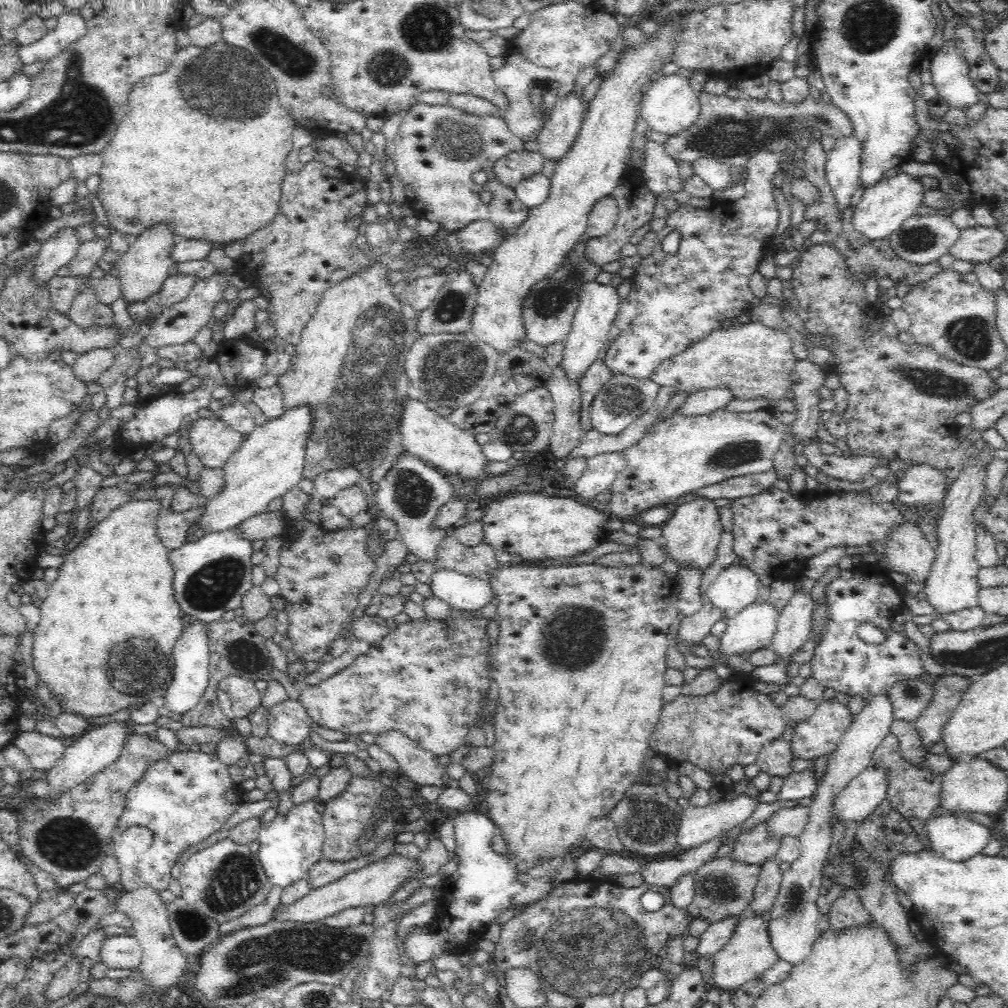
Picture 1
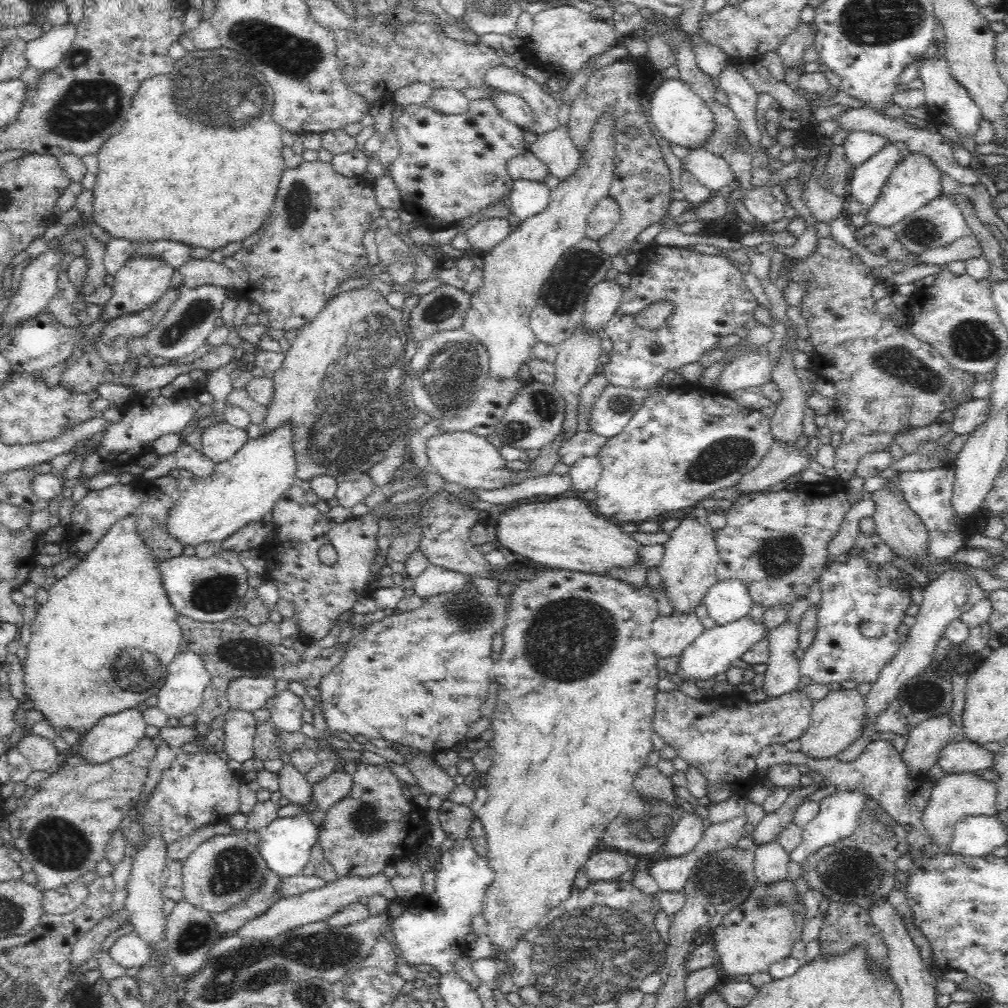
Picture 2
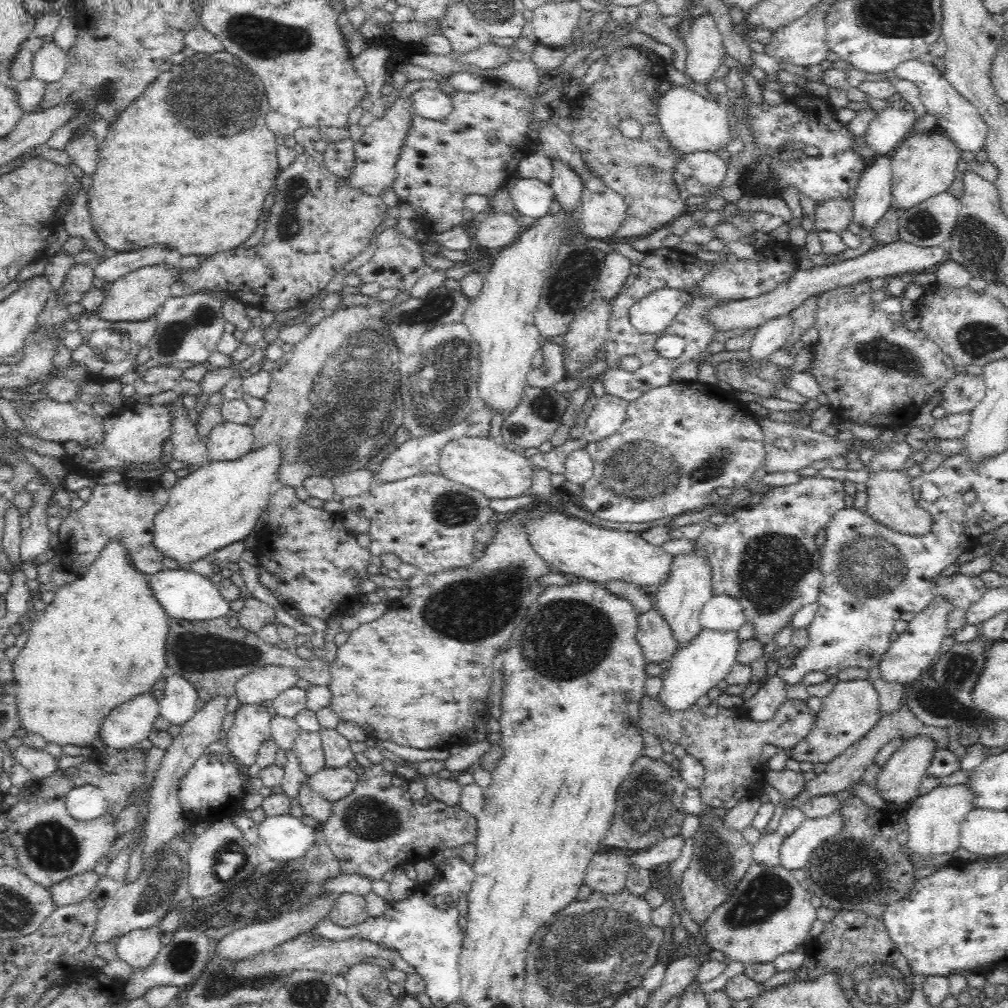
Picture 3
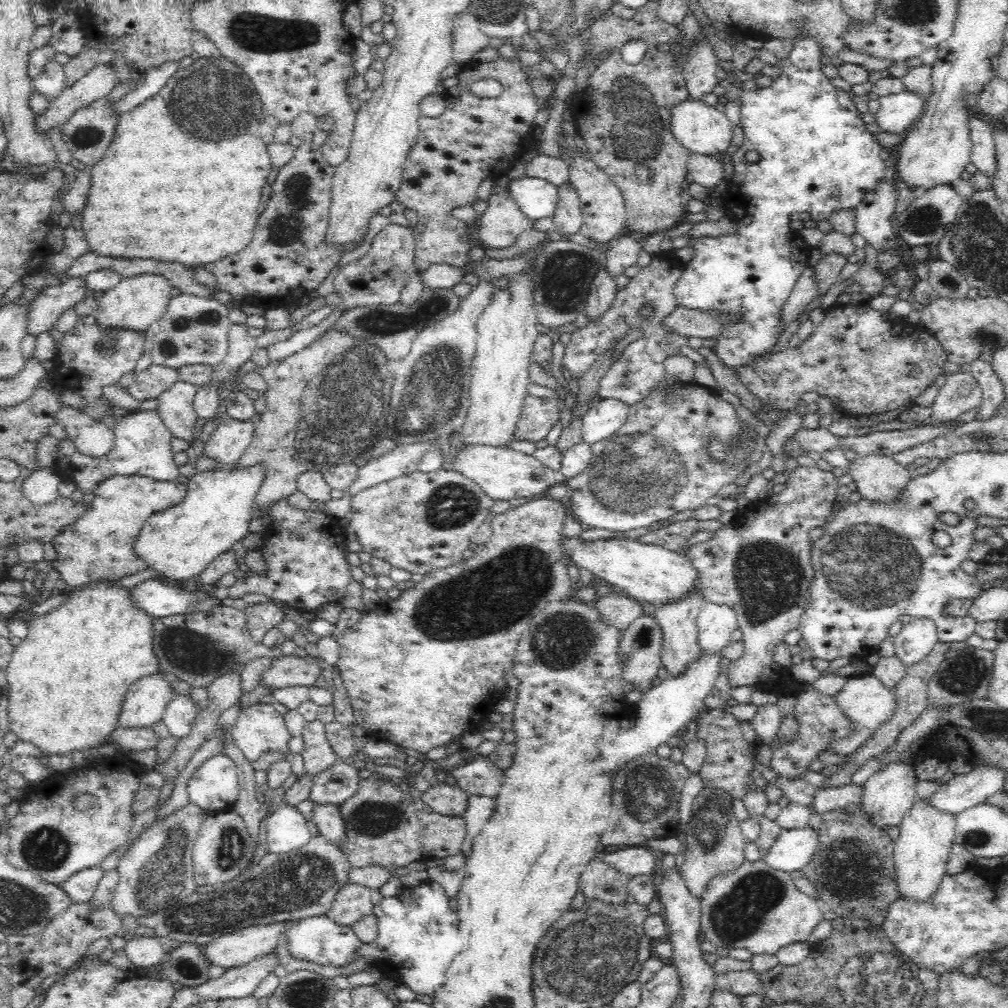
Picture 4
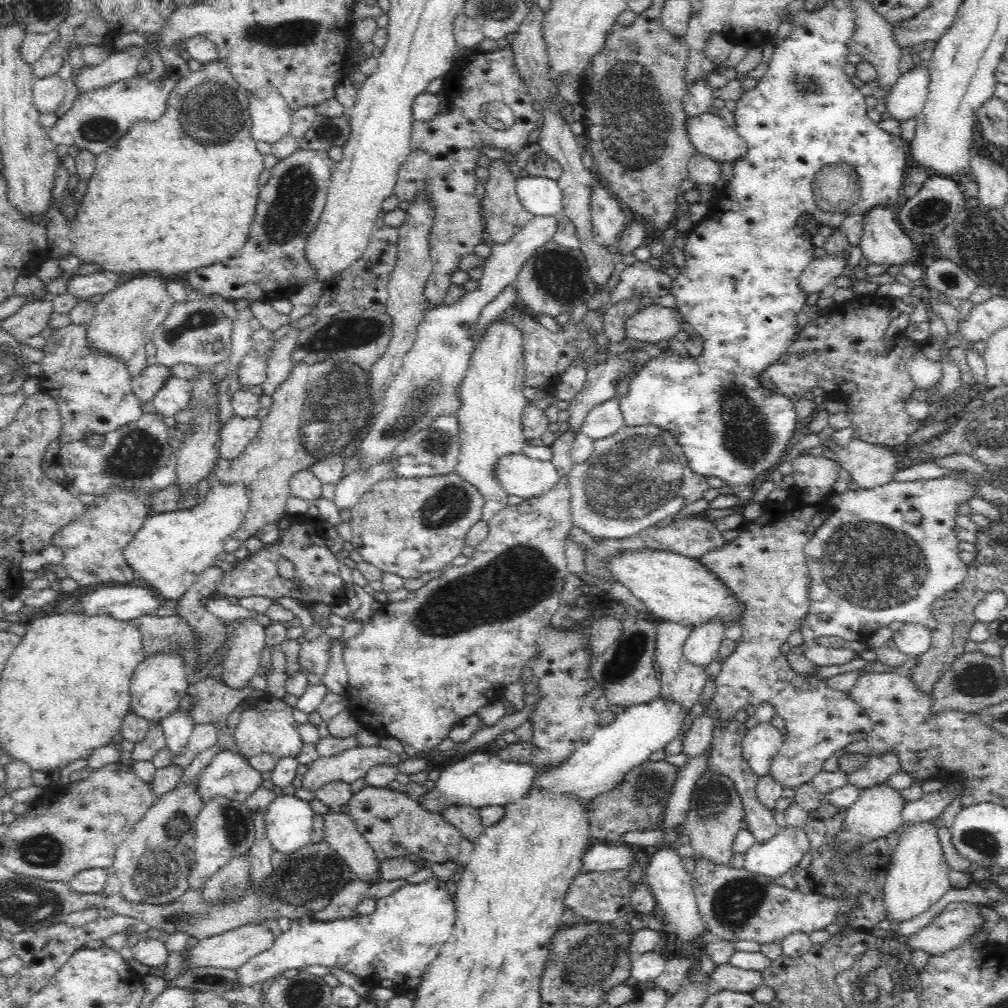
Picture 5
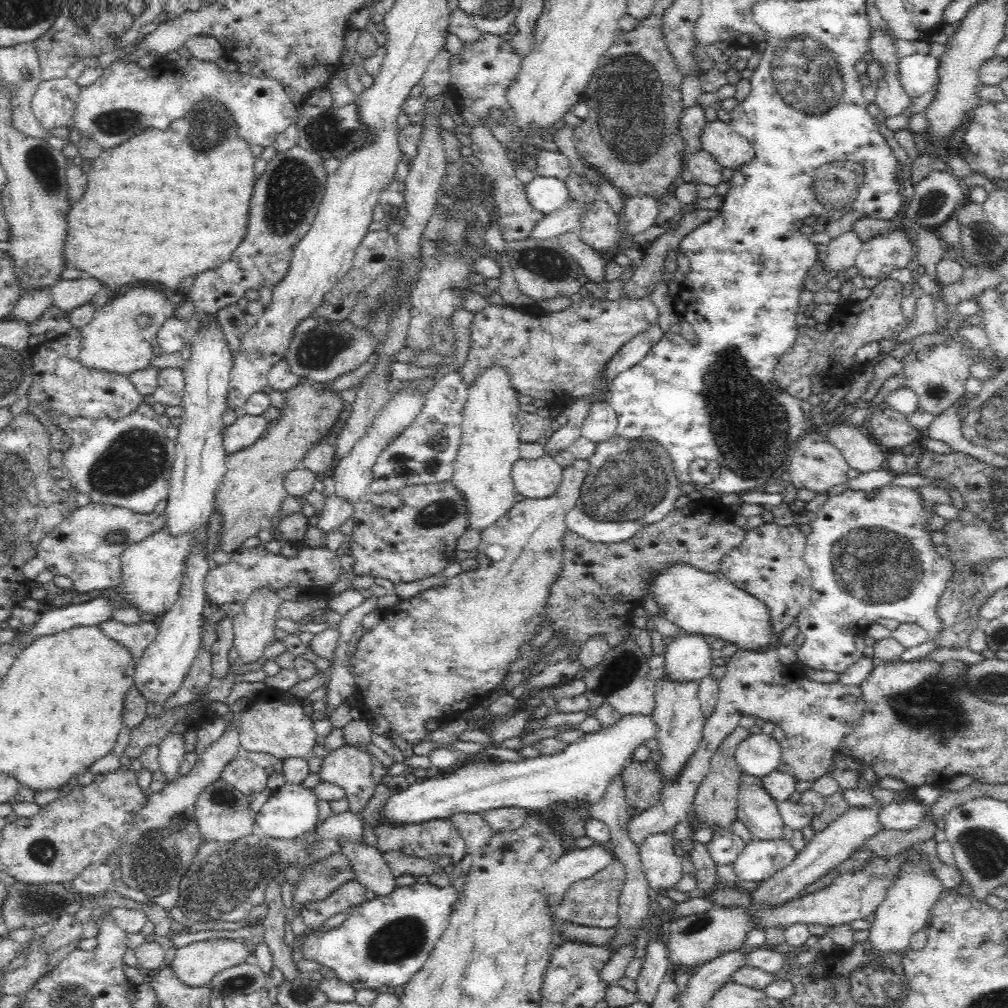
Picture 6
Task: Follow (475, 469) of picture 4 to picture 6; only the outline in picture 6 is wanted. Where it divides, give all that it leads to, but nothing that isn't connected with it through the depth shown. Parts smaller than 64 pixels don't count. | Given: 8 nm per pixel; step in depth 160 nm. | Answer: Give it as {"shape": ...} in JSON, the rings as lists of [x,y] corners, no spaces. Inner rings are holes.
{"shape":[[[546,453],[536,460],[516,460],[510,477],[518,494],[525,499],[538,499],[556,492],[562,480],[562,470],[554,457]]]}

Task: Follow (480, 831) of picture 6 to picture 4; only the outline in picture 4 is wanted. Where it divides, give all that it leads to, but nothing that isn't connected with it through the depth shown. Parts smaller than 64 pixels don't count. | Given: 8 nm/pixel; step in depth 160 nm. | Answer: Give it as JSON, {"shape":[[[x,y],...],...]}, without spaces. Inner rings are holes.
{"shape":[[[445,783],[432,786],[424,792],[420,800],[430,806],[434,812],[446,816],[461,816],[466,811],[469,796],[460,791],[458,786]]]}

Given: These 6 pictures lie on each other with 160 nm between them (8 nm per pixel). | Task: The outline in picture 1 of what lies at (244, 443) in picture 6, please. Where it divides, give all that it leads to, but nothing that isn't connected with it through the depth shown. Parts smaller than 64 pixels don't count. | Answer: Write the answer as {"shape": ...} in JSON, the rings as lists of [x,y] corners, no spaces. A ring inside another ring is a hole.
{"shape":[[[219,417],[190,419],[188,439],[191,452],[206,468],[223,468],[229,456],[241,445],[242,433]]]}

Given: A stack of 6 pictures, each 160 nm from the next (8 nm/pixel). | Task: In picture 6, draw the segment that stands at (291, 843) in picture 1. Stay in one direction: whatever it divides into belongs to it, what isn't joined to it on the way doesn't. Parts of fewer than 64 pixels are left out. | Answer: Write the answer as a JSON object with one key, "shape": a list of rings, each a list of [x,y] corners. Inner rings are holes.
{"shape":[[[286,784],[275,790],[260,813],[255,814],[257,824],[266,838],[273,840],[294,840],[308,834],[317,824],[319,818],[318,799],[315,794],[301,784]]]}

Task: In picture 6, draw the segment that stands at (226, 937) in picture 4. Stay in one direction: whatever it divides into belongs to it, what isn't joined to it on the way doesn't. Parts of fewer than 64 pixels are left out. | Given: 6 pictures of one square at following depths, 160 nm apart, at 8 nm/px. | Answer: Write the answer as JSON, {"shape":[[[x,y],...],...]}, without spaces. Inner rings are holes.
{"shape":[[[209,938],[179,947],[172,963],[168,966],[184,984],[188,986],[206,985],[206,982],[218,972],[249,962],[253,958],[254,950],[249,949],[248,946],[242,938]]]}

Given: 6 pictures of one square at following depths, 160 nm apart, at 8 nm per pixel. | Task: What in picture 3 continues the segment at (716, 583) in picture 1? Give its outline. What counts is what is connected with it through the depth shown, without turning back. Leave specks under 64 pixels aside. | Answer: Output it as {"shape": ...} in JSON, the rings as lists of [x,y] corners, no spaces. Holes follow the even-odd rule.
{"shape":[[[729,594],[712,596],[699,616],[702,628],[714,631],[738,630],[745,622],[742,605]]]}

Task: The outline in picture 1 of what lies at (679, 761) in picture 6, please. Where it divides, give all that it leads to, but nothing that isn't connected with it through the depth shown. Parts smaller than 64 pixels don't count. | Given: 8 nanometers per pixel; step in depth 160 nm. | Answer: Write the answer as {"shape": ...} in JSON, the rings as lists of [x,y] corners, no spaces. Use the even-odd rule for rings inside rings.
{"shape":[[[698,497],[678,504],[672,510],[670,519],[666,520],[661,526],[661,536],[666,547],[666,553],[674,560],[680,562],[680,566],[698,566],[706,568],[717,558],[717,548],[722,538],[722,523],[718,506],[713,500]]]}

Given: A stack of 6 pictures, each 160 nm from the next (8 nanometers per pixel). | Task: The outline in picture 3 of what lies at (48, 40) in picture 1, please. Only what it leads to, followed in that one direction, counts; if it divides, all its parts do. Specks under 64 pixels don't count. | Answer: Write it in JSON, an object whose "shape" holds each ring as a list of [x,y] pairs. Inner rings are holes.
{"shape":[[[54,41],[45,42],[32,56],[33,74],[46,84],[64,77],[69,55]]]}

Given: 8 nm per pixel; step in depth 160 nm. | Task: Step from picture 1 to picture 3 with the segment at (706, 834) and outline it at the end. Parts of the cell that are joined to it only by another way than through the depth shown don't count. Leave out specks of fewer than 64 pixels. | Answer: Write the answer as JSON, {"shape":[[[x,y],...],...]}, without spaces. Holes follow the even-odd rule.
{"shape":[[[680,834],[661,840],[653,847],[644,849],[643,851],[632,852],[630,856],[627,855],[627,861],[629,864],[646,868],[646,870],[655,873],[659,867],[678,860],[683,848],[684,838]]]}

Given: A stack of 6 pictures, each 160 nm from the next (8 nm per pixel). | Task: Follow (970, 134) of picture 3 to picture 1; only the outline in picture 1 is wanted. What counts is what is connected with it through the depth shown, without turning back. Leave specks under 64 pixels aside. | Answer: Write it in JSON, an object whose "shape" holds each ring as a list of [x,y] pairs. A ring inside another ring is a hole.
{"shape":[[[955,39],[942,44],[939,51],[932,56],[928,67],[932,71],[937,94],[950,106],[964,108],[979,100],[979,90],[970,79],[970,64],[957,47]]]}

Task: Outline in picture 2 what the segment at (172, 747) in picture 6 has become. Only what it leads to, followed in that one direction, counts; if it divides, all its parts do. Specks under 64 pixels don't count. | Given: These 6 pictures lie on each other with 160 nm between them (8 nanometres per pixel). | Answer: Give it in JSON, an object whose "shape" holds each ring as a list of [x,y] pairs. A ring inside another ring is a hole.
{"shape":[[[182,650],[168,667],[164,686],[157,692],[157,707],[168,716],[182,718],[202,704],[203,692],[211,679],[199,654]]]}

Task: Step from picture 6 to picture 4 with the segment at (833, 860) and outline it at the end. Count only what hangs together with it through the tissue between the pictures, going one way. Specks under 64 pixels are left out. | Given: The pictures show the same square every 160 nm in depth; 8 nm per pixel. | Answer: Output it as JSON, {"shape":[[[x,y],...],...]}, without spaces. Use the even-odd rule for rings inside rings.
{"shape":[[[917,760],[910,763],[892,762],[887,766],[882,766],[862,786],[864,795],[861,800],[862,812],[866,812],[870,816],[870,820],[876,827],[880,826],[882,829],[888,830],[890,827],[899,826],[902,823],[904,814],[909,812],[918,800],[916,784],[919,780],[916,770],[918,770]]]}

